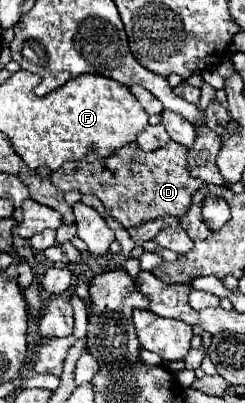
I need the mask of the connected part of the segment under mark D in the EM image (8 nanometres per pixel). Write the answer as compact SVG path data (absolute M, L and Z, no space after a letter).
M168 141L166 147L158 151L144 153L138 147L126 145L118 149L110 159L100 161L66 161L58 171L50 175L52 183L60 191L80 191L94 193L106 207L106 213L120 221L126 229L136 227L146 221L154 221L166 215L184 215L192 205L194 193L204 185L202 179L196 179L188 171L188 147Z

